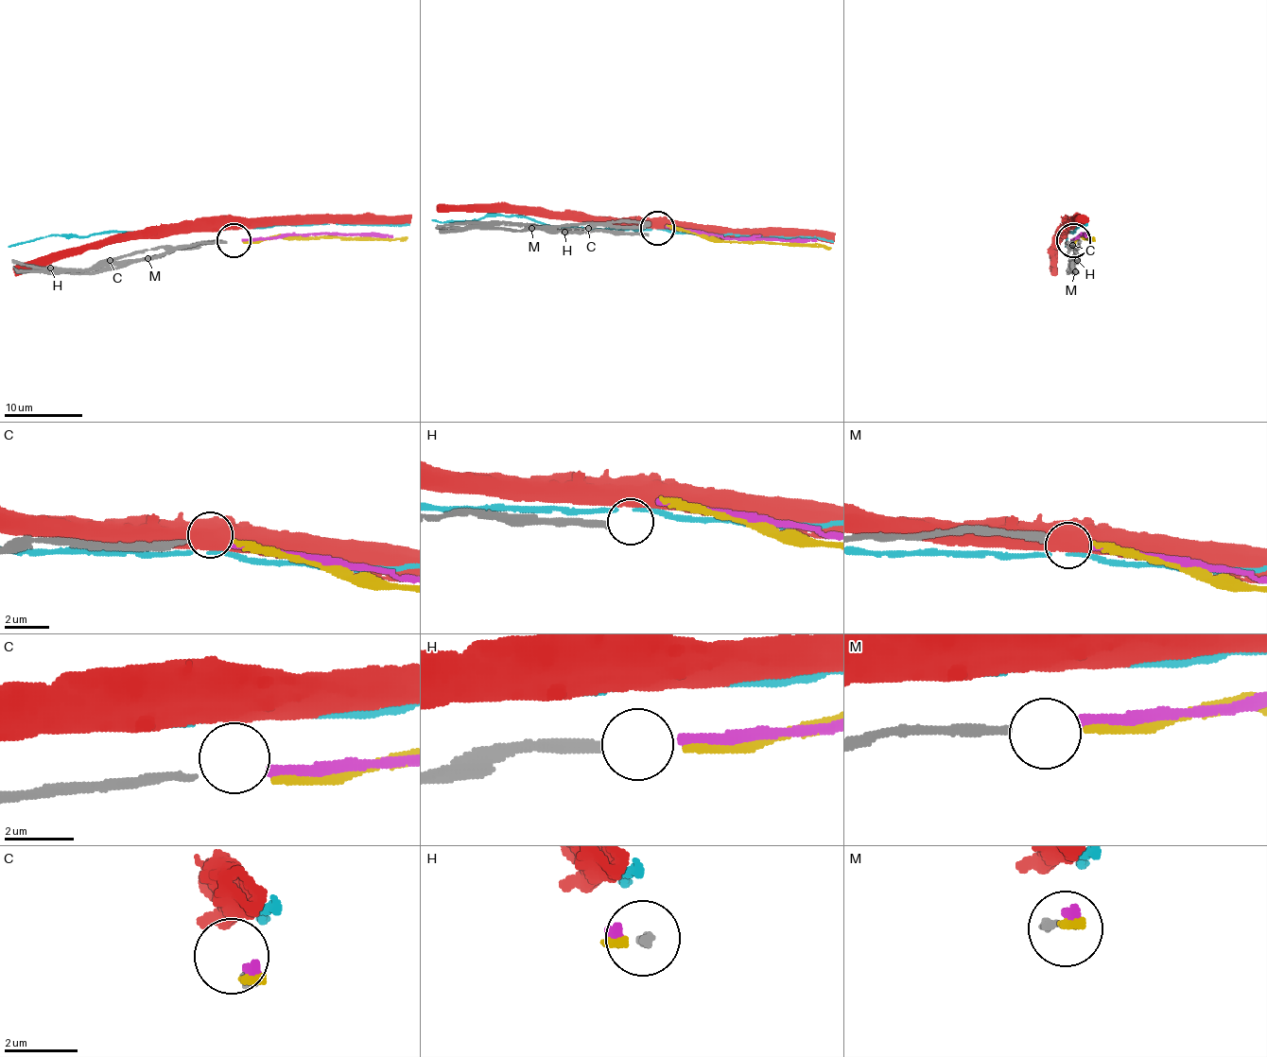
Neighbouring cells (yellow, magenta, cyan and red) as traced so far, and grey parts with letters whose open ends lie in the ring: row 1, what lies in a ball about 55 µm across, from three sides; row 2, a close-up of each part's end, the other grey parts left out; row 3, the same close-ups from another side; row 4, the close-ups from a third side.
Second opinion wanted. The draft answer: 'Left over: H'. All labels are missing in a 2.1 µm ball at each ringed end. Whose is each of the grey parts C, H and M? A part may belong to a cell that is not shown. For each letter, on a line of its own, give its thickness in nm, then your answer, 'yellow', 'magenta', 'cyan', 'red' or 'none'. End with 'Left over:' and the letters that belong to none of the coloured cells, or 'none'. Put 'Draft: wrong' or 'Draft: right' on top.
Draft: right
C: 200 nm thick; magenta
H: 300 nm thick; none
M: 280 nm thick; yellow
Left over: H

